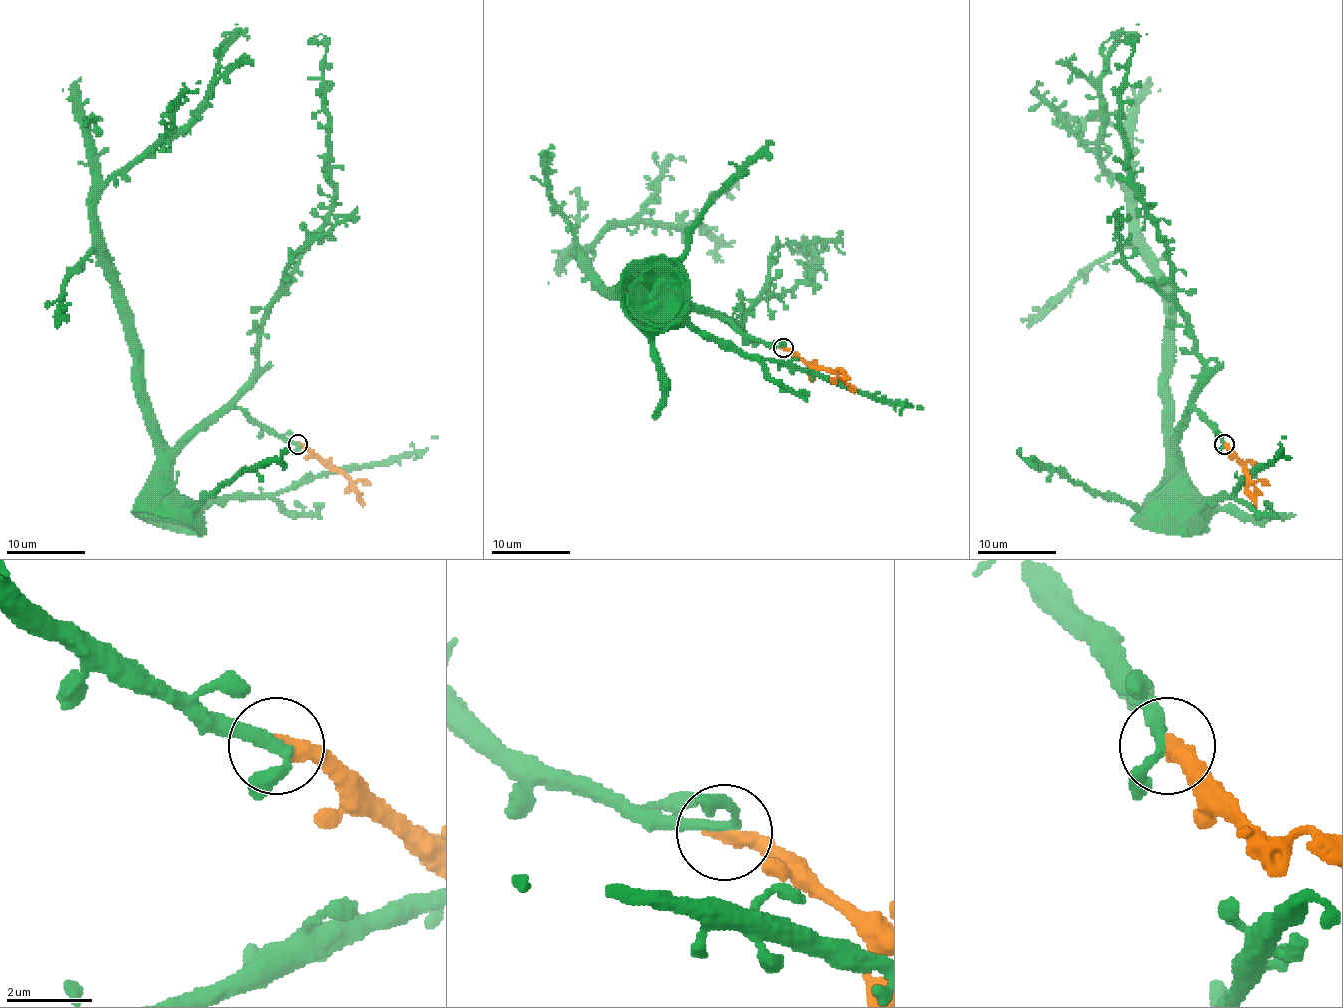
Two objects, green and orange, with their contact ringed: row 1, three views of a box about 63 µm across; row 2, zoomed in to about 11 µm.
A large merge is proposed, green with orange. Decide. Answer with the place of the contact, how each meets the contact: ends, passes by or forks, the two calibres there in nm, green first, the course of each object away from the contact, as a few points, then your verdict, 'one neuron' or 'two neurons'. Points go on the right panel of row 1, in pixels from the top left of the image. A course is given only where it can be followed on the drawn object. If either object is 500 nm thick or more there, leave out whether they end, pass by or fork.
at (1224, 444); green passes by; orange ends there; 260 nm thick on the green side, 380 nm on the other; green runs (1223, 444), (1193, 408), (1176, 446), (1166, 391), (1166, 293), (1134, 197), (1099, 157), (1105, 57), (1138, 24); orange runs (1225, 444), (1244, 467), (1246, 491), (1256, 507); one neuron

